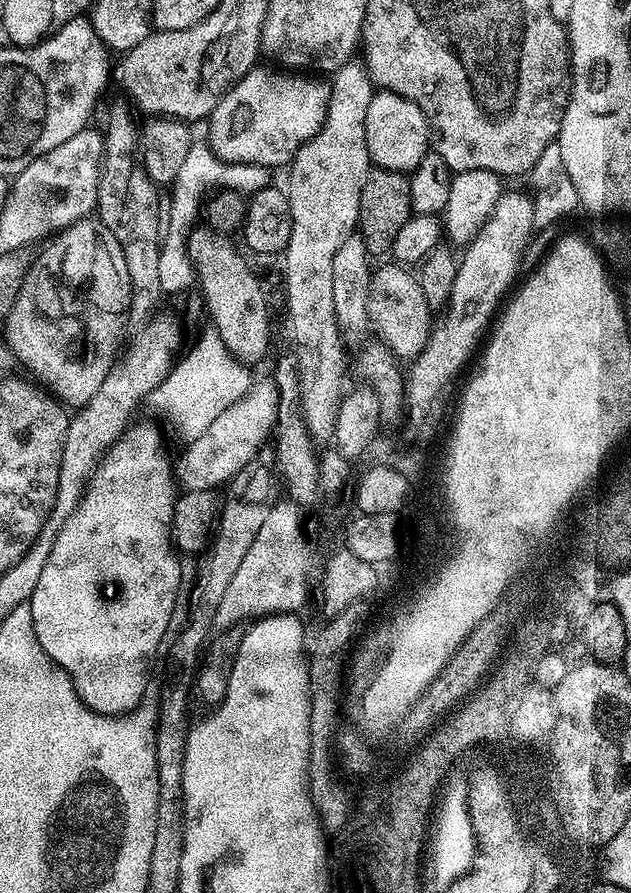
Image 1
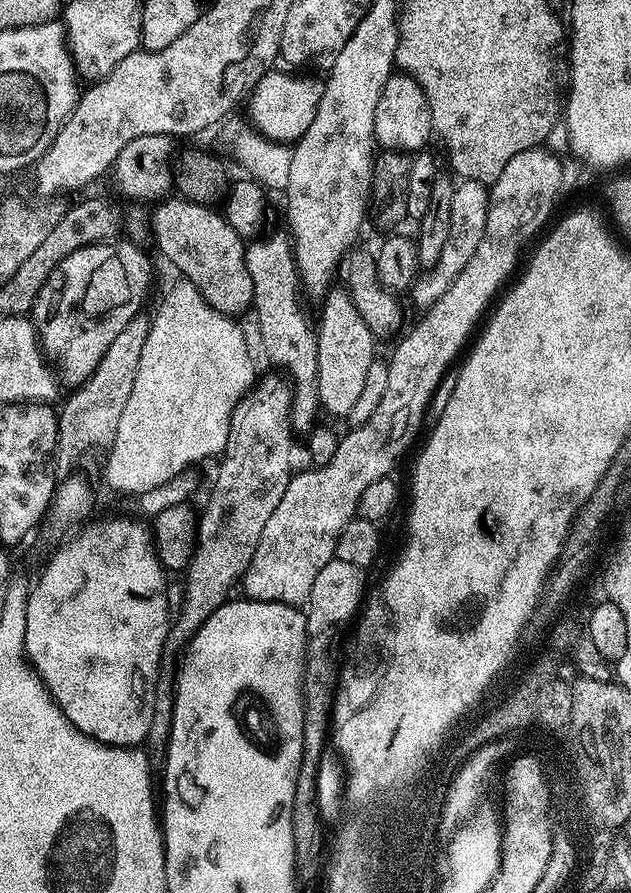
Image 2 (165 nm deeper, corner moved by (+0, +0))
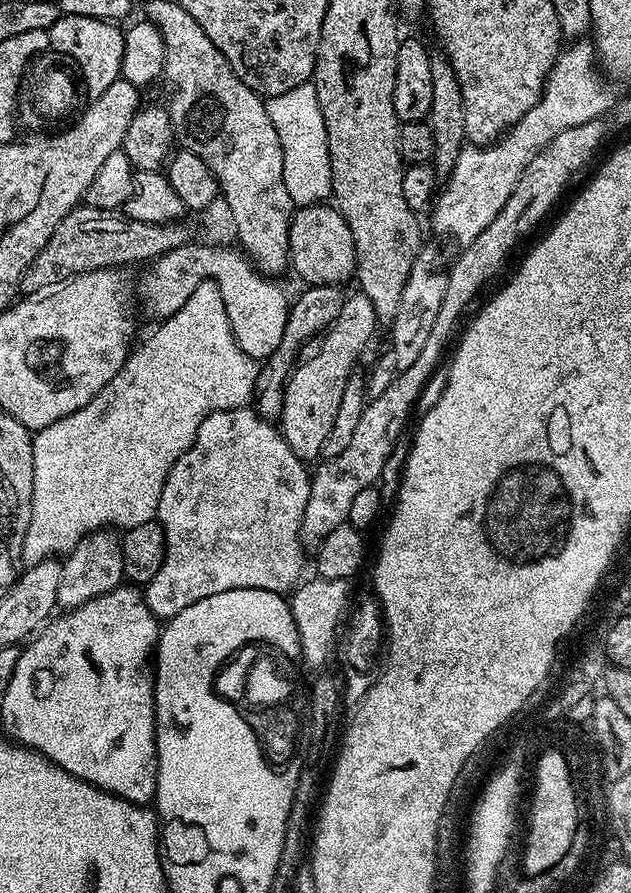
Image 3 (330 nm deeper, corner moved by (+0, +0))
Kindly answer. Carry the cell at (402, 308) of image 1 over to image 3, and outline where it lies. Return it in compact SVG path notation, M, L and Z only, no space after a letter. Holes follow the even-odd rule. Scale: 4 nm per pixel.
M328 202L297 207L292 214L290 226L290 250L288 251L291 271L297 272L305 285L343 285L343 280L352 280L356 274L356 247L350 234L350 226L340 209Z

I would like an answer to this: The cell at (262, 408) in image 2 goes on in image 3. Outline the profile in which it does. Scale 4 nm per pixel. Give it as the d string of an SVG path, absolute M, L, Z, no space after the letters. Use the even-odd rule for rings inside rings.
M314 284L303 290L305 292L297 300L291 301L288 309L288 325L282 334L282 342L278 342L278 350L274 350L274 354L259 365L256 374L254 407L265 418L279 417L284 401L284 388L288 385L294 361L301 355L300 347L307 340L315 341L317 337L327 332L328 327L338 318L346 299L346 292L343 292L345 289L335 284Z

